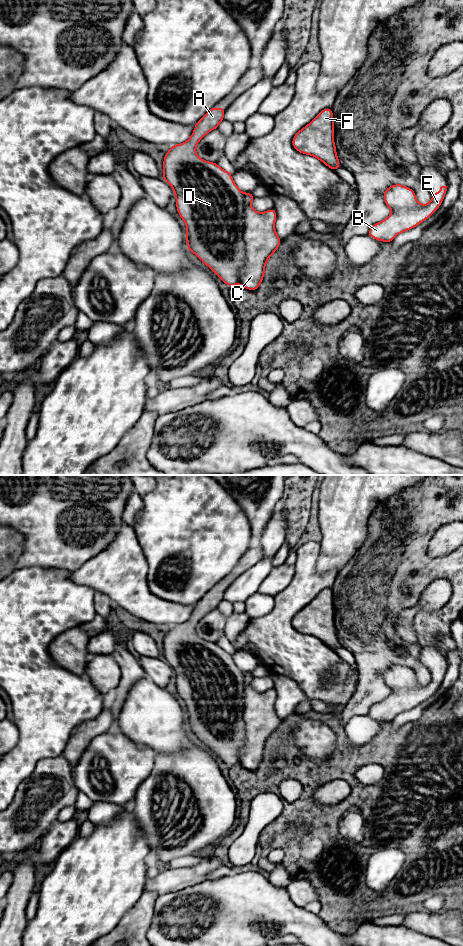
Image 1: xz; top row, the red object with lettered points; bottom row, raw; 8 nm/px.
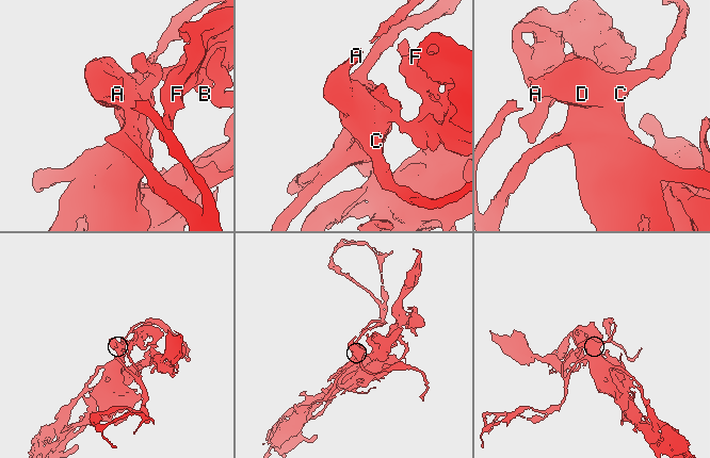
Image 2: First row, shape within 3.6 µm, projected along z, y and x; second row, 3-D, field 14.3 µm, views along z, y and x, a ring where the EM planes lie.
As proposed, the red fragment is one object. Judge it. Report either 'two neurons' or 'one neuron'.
one neuron

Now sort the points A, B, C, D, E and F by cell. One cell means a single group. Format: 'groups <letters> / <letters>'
groups A B C D E F

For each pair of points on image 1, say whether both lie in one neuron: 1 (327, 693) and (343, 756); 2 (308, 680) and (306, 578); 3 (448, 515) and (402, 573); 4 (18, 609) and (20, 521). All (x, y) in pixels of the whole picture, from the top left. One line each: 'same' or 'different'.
1: different
2: same
3: same
4: different

